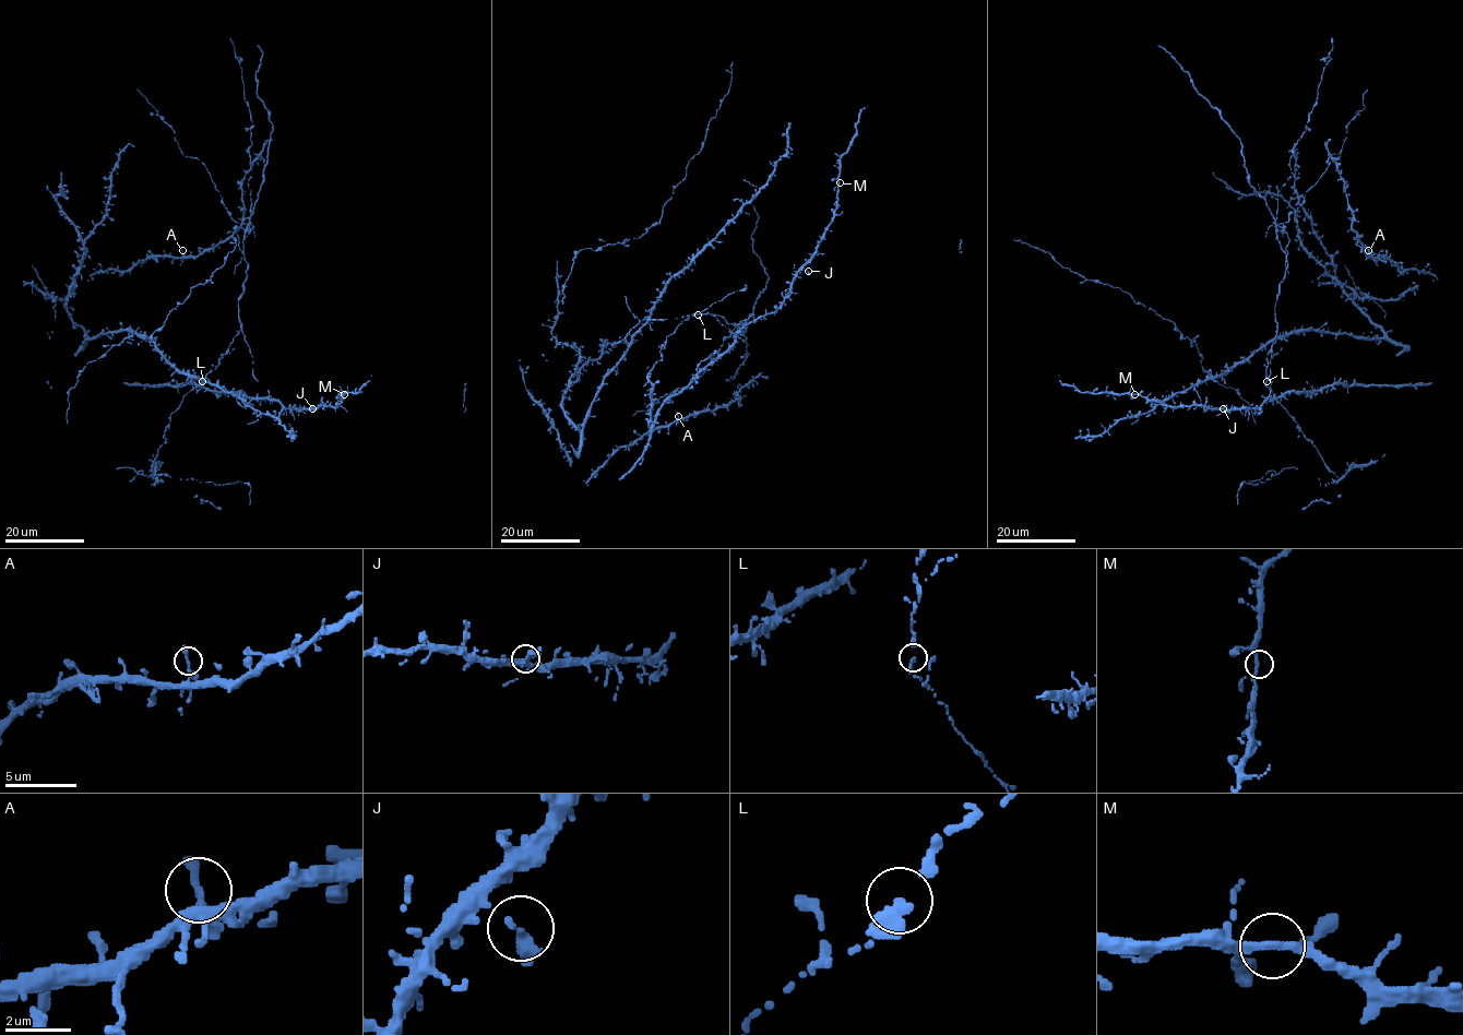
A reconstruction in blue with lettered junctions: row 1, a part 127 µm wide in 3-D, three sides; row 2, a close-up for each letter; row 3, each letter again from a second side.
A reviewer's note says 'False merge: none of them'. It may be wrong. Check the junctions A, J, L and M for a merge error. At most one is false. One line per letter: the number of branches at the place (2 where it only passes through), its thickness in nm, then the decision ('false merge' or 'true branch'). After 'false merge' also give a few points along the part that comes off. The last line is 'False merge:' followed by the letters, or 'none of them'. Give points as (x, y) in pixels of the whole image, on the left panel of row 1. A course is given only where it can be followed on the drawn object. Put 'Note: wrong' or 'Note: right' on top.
Note: wrong
A: branches 2; calibre 240 nm; true branch
J: branches 2; calibre 280 nm; true branch
L: branches 2; calibre 280 nm; false merge; course (202, 381), (241, 329), (245, 232), (262, 183), (272, 122), (257, 96), (262, 56), (257, 45)
M: branches 2; calibre 260 nm; true branch
False merge: L

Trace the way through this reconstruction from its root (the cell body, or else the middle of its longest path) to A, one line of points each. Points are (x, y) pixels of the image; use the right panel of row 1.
A: (1362, 242), (1365, 254), (1370, 257), (1368, 250)

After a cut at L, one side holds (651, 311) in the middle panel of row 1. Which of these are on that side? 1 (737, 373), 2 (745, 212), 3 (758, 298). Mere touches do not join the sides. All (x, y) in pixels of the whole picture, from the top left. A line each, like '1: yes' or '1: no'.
1: no
2: yes
3: no

